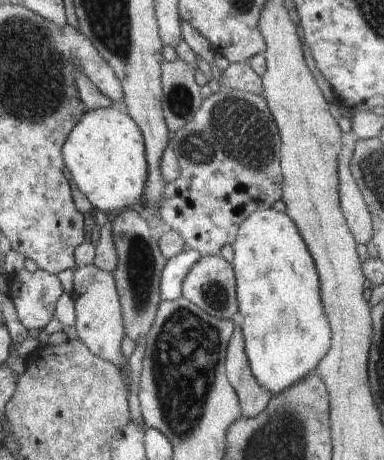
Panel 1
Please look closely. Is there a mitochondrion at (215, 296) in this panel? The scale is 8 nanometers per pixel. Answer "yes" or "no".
yes

